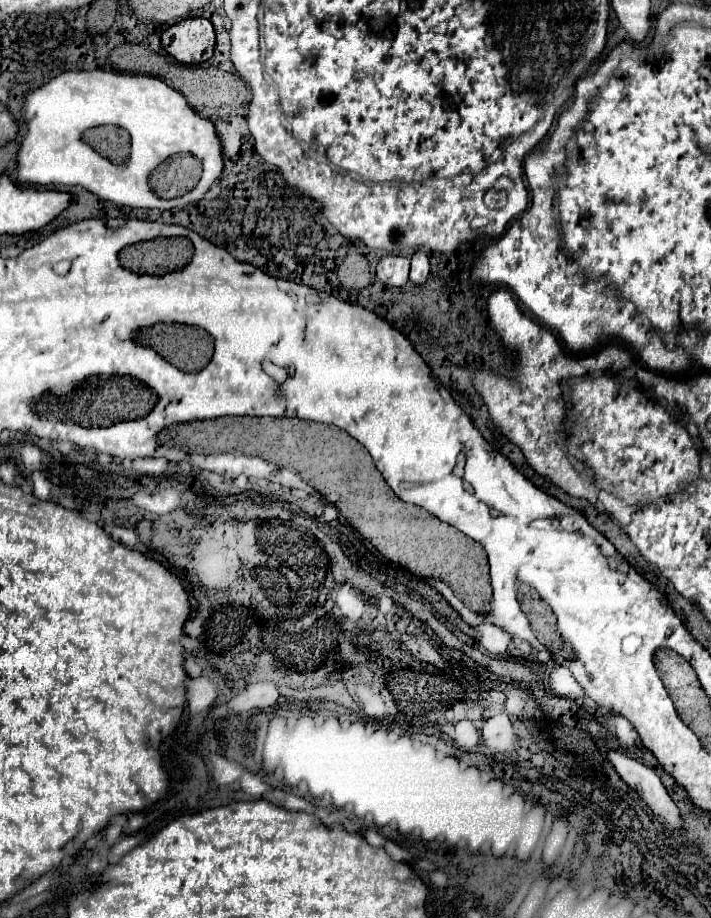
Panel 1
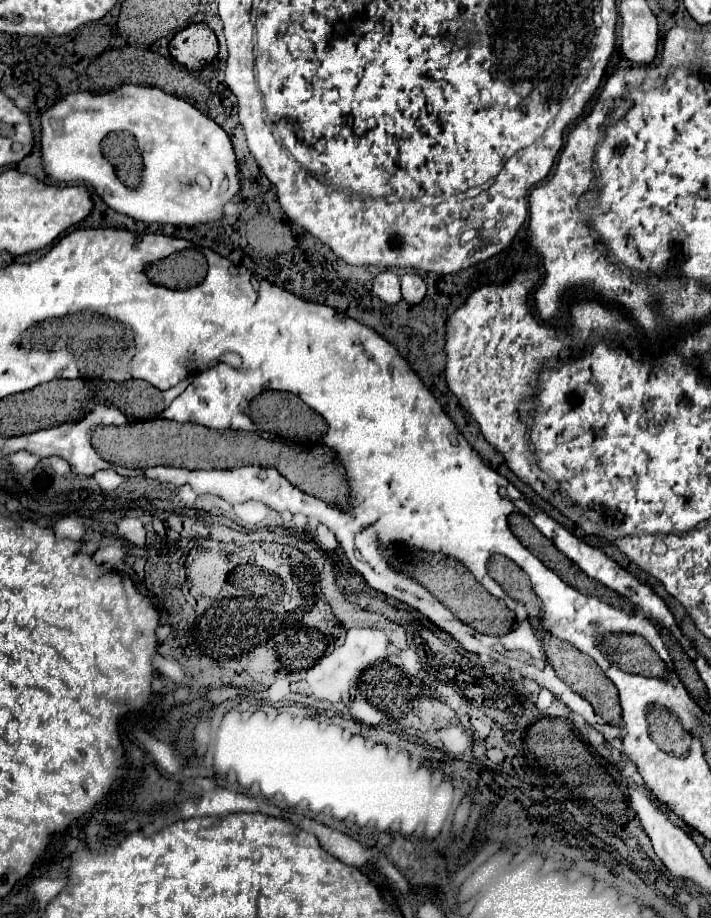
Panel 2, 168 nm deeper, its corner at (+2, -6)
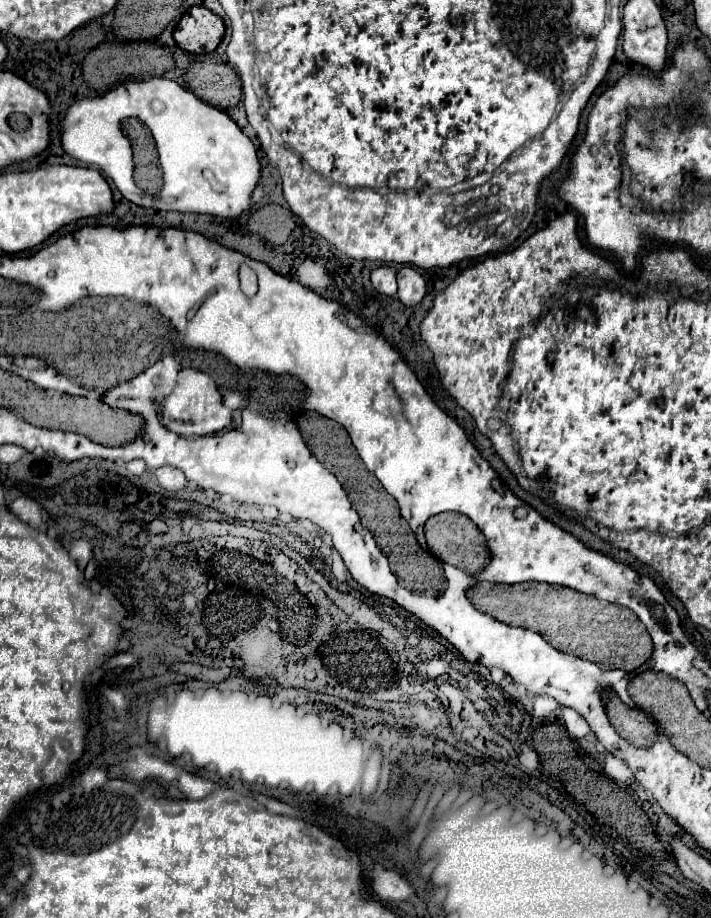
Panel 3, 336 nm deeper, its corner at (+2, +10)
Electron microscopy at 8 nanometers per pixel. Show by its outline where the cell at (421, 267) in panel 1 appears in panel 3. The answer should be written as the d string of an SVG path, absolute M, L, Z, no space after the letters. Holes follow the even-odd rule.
M403 266L397 272L397 282L399 282L397 298L405 306L413 306L413 304L421 302L421 298L425 296L425 280L423 280L423 276L415 268Z

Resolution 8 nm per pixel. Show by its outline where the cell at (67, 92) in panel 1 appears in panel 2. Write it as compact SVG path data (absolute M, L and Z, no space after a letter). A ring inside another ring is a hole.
M127 84L105 94L91 94L91 92L67 94L63 100L59 100L53 108L49 108L41 116L41 128L43 128L41 154L47 176L53 178L55 182L91 186L105 200L109 208L127 214L133 220L161 222L175 226L195 226L195 224L215 222L223 218L223 204L231 202L241 190L239 164L227 132L211 118L207 118L203 112L199 112L195 106L191 106L187 100L167 94L159 88ZM115 130L127 130L135 134L139 142L139 150L145 162L141 188L135 190L127 188L117 178L113 164L101 154L101 140Z

